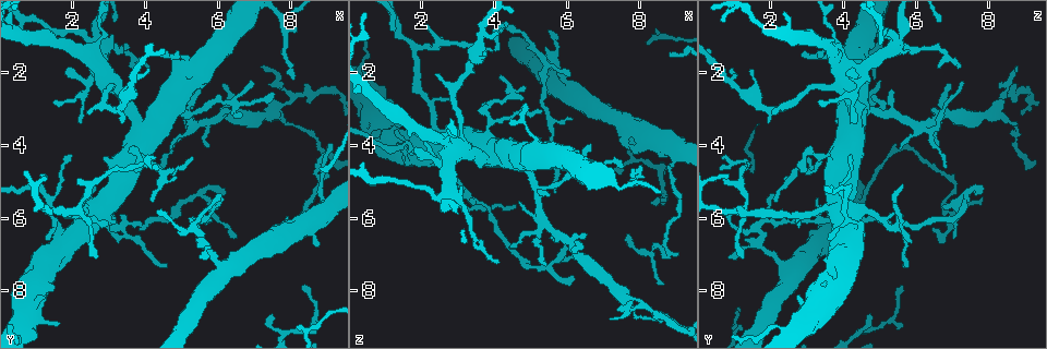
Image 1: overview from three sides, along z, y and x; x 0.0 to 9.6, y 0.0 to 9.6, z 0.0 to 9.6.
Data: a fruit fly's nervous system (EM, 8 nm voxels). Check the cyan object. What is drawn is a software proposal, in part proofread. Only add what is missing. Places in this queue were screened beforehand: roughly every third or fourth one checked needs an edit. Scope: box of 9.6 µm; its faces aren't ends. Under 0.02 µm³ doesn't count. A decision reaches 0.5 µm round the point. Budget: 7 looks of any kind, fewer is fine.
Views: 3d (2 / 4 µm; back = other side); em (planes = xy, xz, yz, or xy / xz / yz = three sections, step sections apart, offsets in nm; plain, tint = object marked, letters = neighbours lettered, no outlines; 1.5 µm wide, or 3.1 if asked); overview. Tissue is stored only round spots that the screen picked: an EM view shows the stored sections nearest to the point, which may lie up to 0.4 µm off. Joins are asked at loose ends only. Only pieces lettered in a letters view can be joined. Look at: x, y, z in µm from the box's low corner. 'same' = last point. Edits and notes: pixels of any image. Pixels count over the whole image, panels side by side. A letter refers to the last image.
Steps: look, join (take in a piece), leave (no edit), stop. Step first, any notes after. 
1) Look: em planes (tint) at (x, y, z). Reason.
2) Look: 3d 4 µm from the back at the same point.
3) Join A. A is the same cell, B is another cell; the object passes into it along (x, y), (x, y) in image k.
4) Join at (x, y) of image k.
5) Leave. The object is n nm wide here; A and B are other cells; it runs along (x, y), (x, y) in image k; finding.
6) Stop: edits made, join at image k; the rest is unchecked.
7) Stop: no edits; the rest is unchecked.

Look: 3d 4 µm at (4.30, 5.80, 0.70).

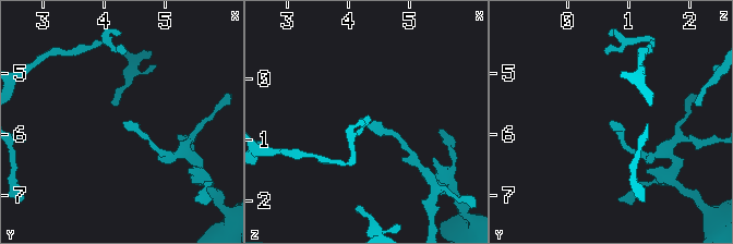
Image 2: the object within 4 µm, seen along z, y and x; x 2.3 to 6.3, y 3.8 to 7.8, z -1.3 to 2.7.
Look: em planes (letters) at (4.35, 5.75, 0.70). Shape alone is not enough.

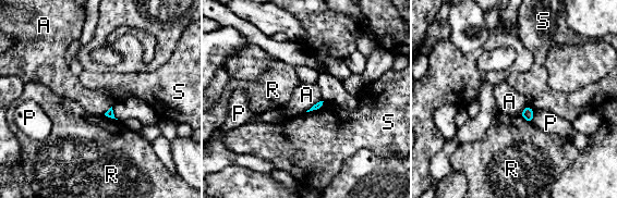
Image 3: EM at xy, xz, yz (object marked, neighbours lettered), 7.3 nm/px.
Leave. A, P, R and S are other cells; a border runs along (322, 100), (305, 111) in image 3; none of them fits.

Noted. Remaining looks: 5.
Look: 3d 2 µm at (6.10, 5.45, 3.35).

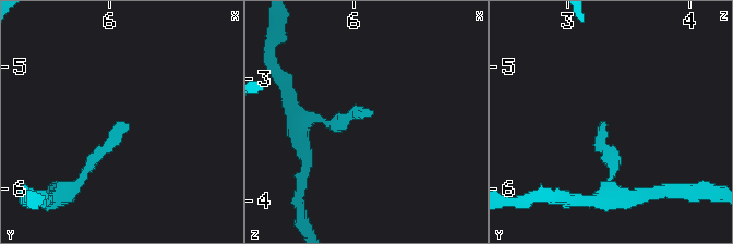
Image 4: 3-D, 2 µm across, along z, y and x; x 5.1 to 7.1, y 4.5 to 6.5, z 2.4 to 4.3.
Look: em yz step 8 (tint) at (6.12, 5.46, 3.30). Shape alone is not enough.

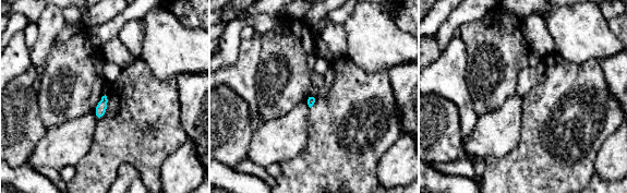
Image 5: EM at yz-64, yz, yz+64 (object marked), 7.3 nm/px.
Look: em planes (letters) at the same point.

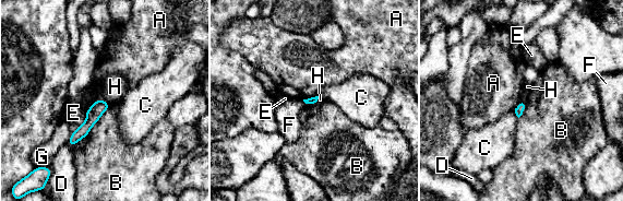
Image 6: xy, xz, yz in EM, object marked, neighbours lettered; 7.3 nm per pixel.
Leave. The longest contact is with B, 440 nm; A, B, C, D, E, F, G and H are other cells; none of them fits.

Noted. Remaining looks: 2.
Look: em planes (letters) at (8.65, 5.45, 7.80). Thin end.

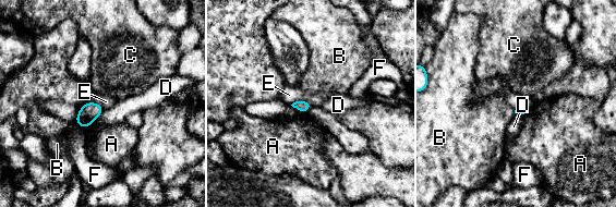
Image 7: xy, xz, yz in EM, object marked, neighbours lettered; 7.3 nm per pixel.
Leave. A, B, C, D, E and F are other cells; a border runs along (291, 104), (306, 100), (312, 106) in image 7; no lettered piece goes on from it.

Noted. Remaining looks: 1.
Stop: no edits; the rest is unchecked.

